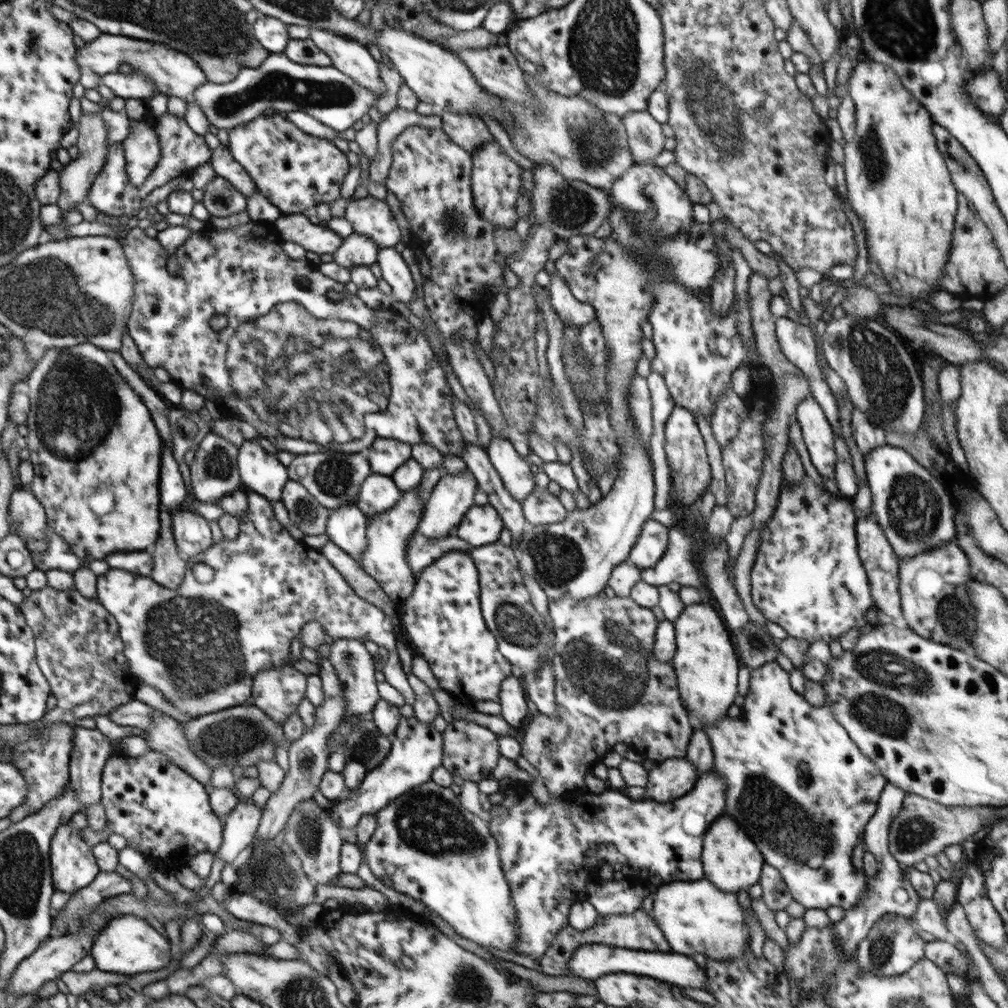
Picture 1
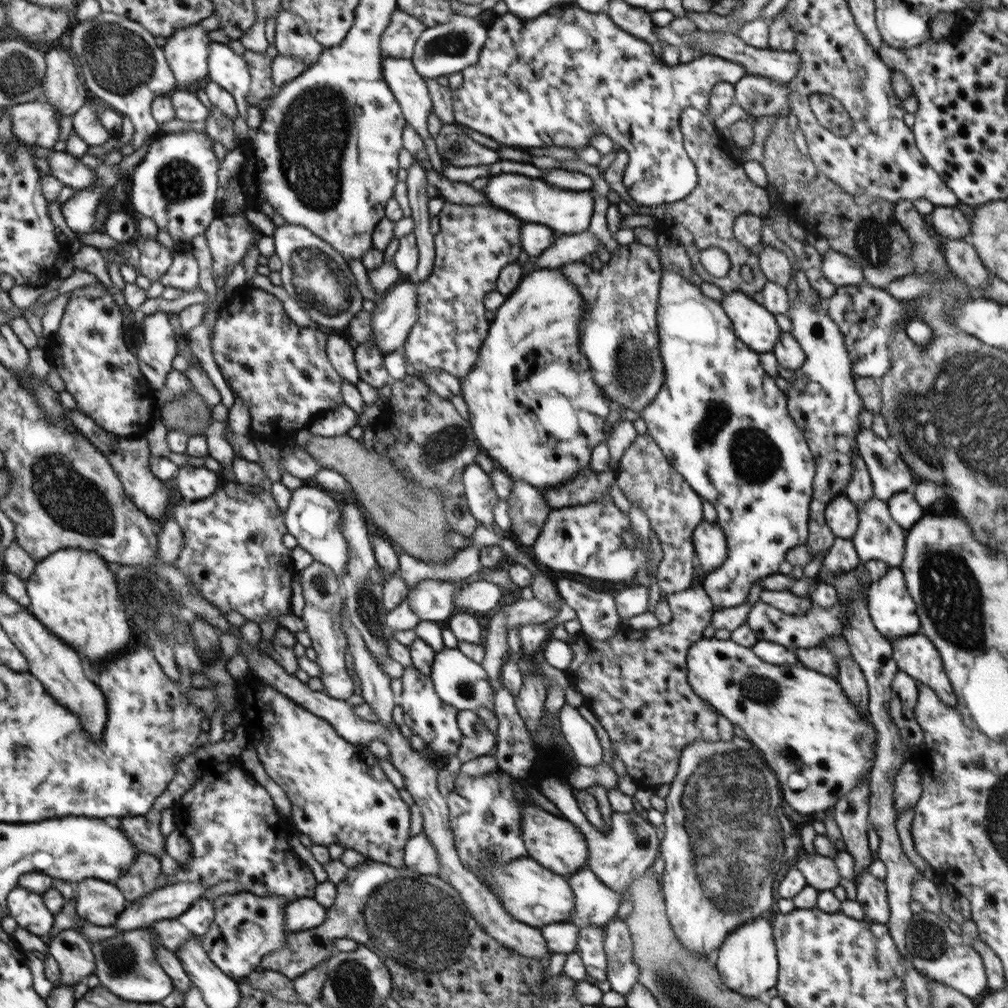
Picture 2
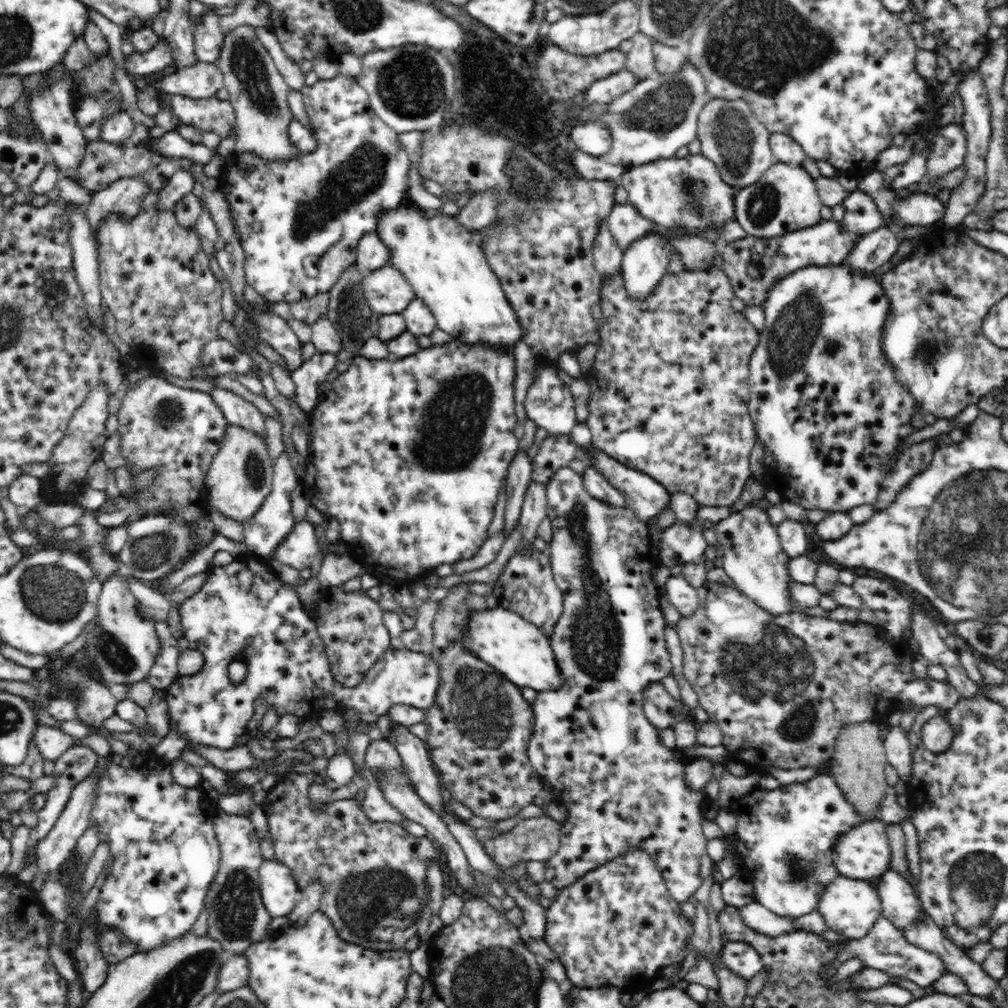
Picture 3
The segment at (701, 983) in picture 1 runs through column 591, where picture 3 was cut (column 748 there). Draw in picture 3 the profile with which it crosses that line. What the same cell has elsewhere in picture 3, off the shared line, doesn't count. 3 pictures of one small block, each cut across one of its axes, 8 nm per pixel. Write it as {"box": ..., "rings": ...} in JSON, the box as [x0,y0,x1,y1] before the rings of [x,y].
{"box":[718,941,764,980],"rings":[[[728,941],[724,944],[718,957],[718,966],[727,968],[744,980],[750,980],[764,970],[761,956],[751,945],[744,942]]]}

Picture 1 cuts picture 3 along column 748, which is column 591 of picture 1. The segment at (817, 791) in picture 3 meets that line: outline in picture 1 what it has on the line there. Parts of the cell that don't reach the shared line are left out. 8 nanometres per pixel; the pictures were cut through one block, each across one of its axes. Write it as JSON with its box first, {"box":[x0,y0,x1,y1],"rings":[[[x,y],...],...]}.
{"box":[489,768,726,960],"rings":[[[711,768],[699,777],[692,790],[670,802],[660,803],[648,798],[636,801],[628,798],[624,792],[612,789],[600,794],[579,789],[562,797],[550,796],[550,802],[542,805],[528,793],[525,785],[520,785],[513,797],[504,796],[500,804],[492,805],[489,810],[489,829],[498,843],[502,871],[510,886],[518,919],[516,953],[538,960],[544,956],[558,932],[569,924],[568,915],[572,906],[586,901],[586,883],[591,880],[590,870],[596,870],[603,864],[610,865],[619,877],[632,875],[646,878],[646,886],[651,893],[665,884],[704,879],[701,859],[703,836],[724,812],[726,789],[726,783],[719,777],[717,770]]]}

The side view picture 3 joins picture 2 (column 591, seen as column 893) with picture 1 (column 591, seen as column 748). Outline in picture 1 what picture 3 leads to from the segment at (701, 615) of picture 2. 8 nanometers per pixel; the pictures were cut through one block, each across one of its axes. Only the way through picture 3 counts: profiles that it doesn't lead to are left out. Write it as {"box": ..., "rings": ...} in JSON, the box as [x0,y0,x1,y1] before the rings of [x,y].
{"box":[521,594,695,797],"rings":[[[604,594],[596,595],[592,598],[583,598],[576,600],[571,596],[563,596],[562,598],[549,599],[549,618],[555,633],[555,645],[552,650],[551,662],[552,671],[555,675],[555,703],[558,713],[556,717],[549,717],[545,714],[538,713],[533,716],[532,722],[524,728],[522,734],[521,756],[526,758],[543,778],[544,784],[549,792],[556,793],[559,797],[566,796],[570,792],[583,789],[585,776],[592,770],[597,762],[612,750],[615,744],[627,744],[630,748],[638,752],[645,759],[650,759],[660,763],[668,758],[685,758],[687,748],[695,730],[688,711],[681,702],[681,695],[677,685],[677,676],[670,663],[656,662],[653,653],[655,645],[655,634],[659,620],[651,609],[640,606],[631,597],[606,597]]]}

